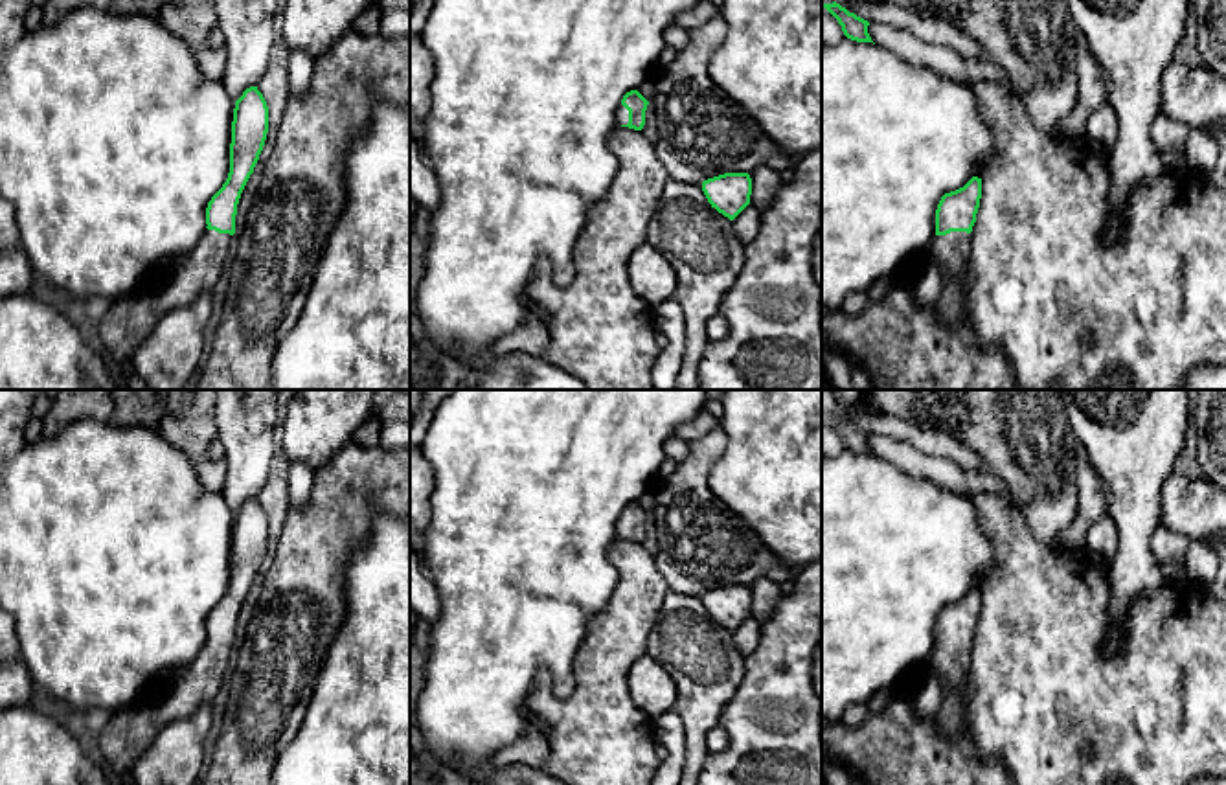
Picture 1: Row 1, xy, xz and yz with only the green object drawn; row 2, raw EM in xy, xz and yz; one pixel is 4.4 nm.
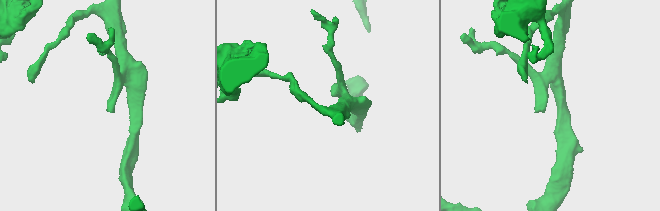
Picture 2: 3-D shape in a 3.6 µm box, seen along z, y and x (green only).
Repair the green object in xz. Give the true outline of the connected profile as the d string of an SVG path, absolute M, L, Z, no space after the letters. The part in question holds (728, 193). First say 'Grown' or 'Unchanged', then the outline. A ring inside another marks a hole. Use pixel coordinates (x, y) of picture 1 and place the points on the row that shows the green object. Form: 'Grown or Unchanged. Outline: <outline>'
Unchanged. Outline: M724 173L704 180L702 191L711 208L733 221L750 204L752 178L748 173Z

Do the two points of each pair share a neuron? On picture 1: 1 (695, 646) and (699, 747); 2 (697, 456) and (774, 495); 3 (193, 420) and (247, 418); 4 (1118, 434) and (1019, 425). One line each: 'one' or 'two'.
1: one
2: two
3: two
4: two

